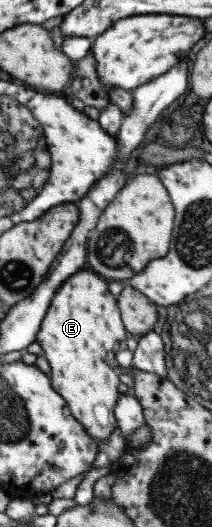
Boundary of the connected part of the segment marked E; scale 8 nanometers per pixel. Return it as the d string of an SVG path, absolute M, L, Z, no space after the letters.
M78 269L78 272L70 274L50 299L50 306L35 336L35 342L44 351L44 358L50 366L50 374L47 375L50 386L64 399L70 416L87 430L87 435L96 444L106 439L112 429L117 427L113 410L119 395L116 391L118 375L102 360L102 354L106 354L104 338L126 338L116 299L108 291L108 285L106 280L87 269Z

